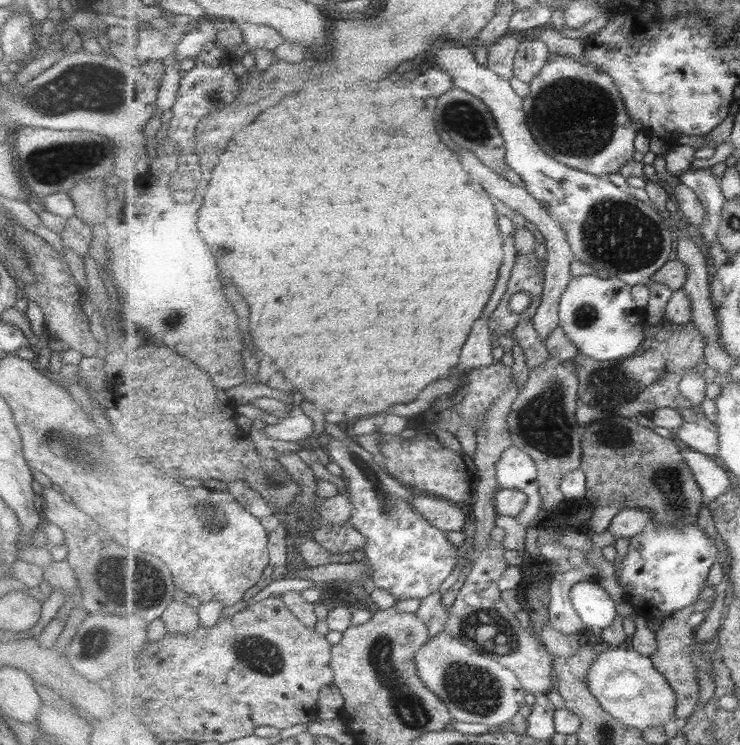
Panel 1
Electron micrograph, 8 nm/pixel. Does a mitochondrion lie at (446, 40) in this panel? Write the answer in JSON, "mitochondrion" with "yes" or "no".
{"mitochondrion":"no"}

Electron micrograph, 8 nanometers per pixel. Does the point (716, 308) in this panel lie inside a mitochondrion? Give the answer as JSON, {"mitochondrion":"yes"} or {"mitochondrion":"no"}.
{"mitochondrion":"no"}

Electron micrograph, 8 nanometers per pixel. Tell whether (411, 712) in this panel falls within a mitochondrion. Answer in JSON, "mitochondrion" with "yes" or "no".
{"mitochondrion":"yes"}

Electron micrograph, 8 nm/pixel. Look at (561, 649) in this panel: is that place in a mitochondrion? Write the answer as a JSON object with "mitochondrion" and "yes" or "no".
{"mitochondrion":"no"}

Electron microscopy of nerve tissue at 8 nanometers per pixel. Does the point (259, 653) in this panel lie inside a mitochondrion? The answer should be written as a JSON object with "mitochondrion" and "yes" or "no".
{"mitochondrion":"yes"}

